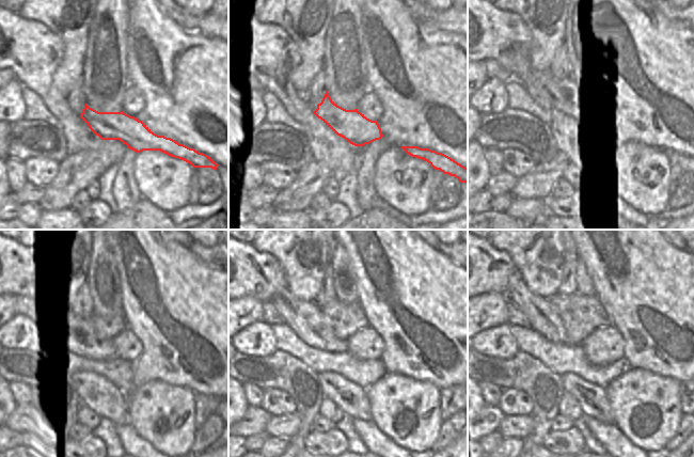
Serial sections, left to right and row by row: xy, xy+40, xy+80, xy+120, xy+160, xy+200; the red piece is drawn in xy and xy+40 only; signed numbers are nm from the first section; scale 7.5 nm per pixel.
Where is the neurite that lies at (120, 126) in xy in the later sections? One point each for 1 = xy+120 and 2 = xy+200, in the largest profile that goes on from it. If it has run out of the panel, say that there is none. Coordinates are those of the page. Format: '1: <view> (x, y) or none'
1: xy+120 (81, 337)
2: xy+200 (518, 294)

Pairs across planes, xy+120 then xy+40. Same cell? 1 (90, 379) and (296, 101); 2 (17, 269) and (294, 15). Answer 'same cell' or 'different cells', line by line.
1: same cell
2: different cells

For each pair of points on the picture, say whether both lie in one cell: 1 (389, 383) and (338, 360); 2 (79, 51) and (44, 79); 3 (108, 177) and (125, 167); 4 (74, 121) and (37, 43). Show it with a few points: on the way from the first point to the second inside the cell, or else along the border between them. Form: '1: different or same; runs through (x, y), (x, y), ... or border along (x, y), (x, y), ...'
1: different; border along (385, 373), (366, 390)
2: different; border along (63, 41), (64, 52), (58, 65)
3: different; border along (119, 163), (119, 170), (112, 184), (113, 197)
4: same; runs through (54, 103), (42, 89), (37, 77), (37, 62)

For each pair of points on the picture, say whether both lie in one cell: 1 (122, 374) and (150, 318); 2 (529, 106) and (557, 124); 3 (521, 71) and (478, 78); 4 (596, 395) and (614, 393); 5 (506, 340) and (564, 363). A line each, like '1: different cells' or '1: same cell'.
1: different cells
2: different cells
3: different cells
4: different cells
5: different cells

